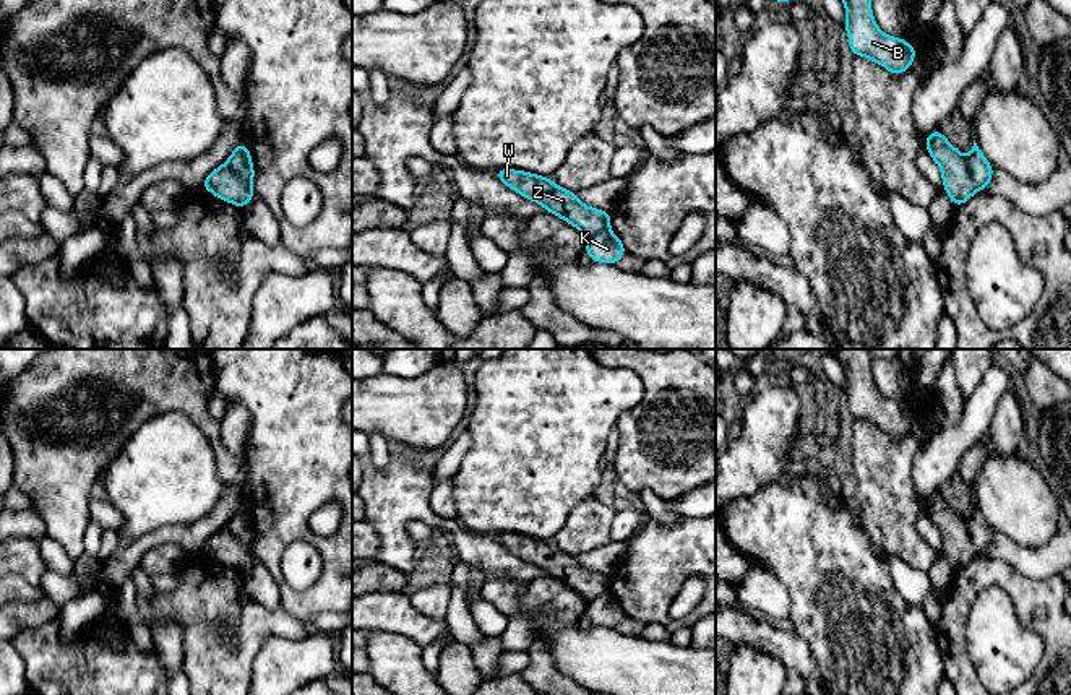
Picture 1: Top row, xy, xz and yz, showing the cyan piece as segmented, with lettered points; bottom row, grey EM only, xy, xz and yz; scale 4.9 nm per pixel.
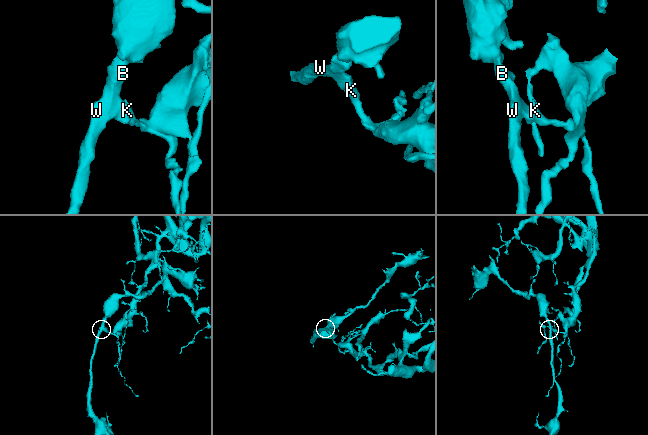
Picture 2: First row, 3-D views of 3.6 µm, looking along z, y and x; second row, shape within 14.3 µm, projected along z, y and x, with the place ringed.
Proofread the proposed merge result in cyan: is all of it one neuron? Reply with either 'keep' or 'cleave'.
cleave

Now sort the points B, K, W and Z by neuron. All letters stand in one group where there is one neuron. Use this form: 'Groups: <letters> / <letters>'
Groups: B W Z / K

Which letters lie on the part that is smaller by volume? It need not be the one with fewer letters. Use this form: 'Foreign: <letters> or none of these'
Foreign: B, W, Z

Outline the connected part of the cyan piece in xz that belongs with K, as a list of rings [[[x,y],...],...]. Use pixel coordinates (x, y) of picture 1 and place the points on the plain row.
[[[610,593],[587,602],[586,619],[592,625],[615,628],[625,617],[623,606]]]

